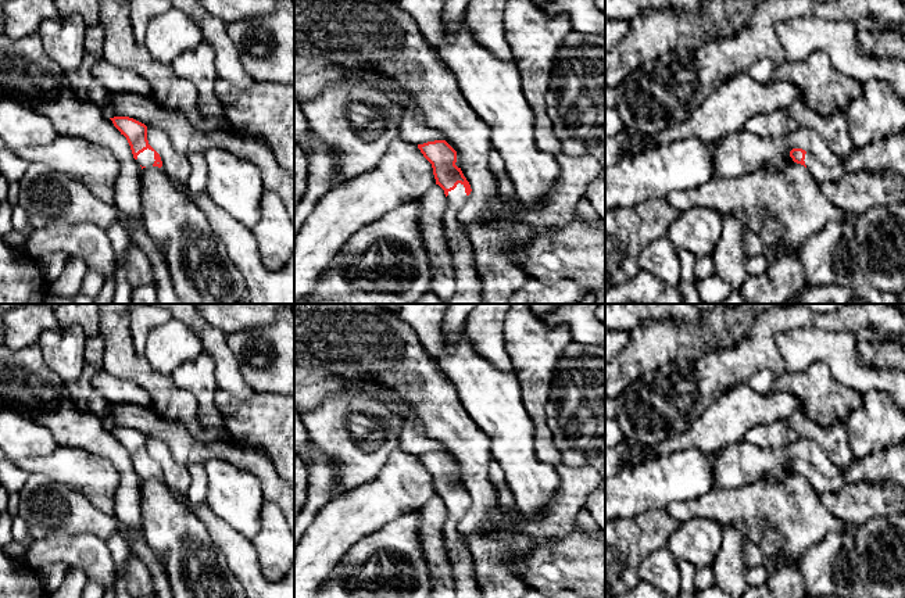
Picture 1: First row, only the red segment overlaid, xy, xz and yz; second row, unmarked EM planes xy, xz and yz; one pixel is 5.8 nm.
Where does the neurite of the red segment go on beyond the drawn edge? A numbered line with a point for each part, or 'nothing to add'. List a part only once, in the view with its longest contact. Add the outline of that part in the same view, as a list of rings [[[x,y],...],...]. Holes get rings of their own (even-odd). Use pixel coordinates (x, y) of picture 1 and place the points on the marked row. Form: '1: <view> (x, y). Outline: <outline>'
1: xy (146, 158). Outline: [[[144,150],[143,153],[140,153],[139,155],[137,155],[137,160],[136,160],[142,166],[153,166],[153,164],[154,164],[154,151],[151,151],[151,150]]]

